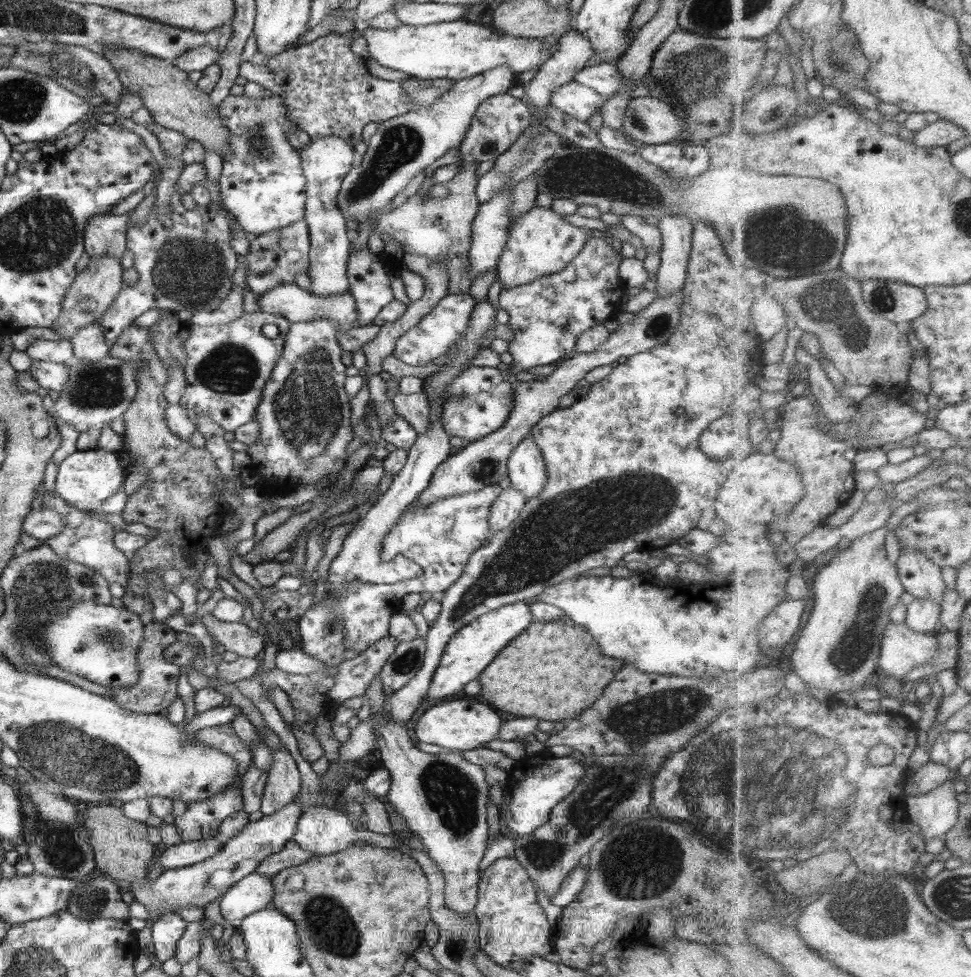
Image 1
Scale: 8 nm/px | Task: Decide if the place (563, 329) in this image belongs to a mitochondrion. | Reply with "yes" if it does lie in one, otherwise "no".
yes

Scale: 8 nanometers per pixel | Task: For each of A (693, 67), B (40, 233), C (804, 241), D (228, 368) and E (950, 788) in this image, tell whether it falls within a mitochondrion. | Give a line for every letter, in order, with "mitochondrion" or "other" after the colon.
A: mitochondrion
B: mitochondrion
C: mitochondrion
D: mitochondrion
E: other

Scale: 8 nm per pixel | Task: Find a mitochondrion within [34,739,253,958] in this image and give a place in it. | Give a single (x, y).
(63, 848)

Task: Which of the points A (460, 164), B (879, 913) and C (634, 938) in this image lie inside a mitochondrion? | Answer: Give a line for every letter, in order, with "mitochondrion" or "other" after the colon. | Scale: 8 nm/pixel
A: other
B: mitochondrion
C: other

